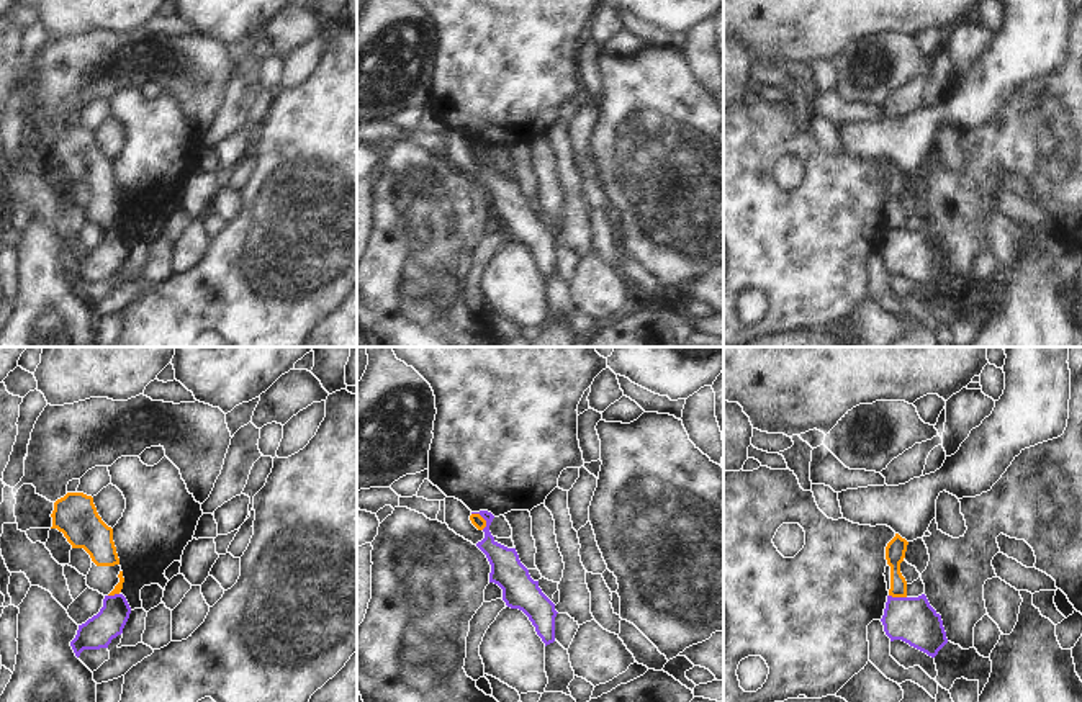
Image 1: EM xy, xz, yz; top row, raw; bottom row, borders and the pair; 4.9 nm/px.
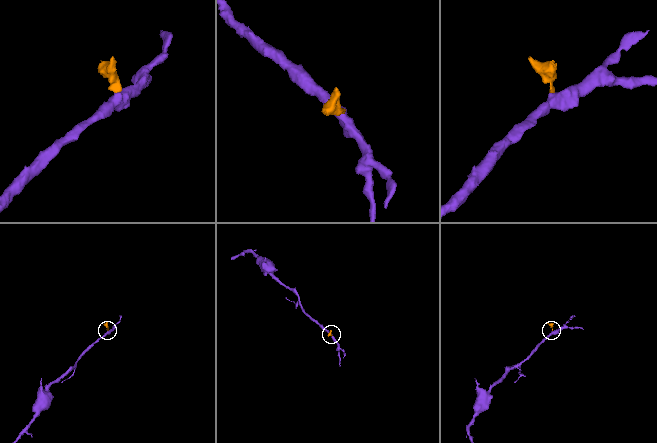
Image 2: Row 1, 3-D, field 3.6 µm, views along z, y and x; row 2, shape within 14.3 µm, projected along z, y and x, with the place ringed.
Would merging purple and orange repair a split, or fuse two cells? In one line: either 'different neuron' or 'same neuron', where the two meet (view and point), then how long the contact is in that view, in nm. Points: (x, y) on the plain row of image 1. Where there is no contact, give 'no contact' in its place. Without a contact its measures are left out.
different neuron; contact xz (483, 151); length 110 nm

